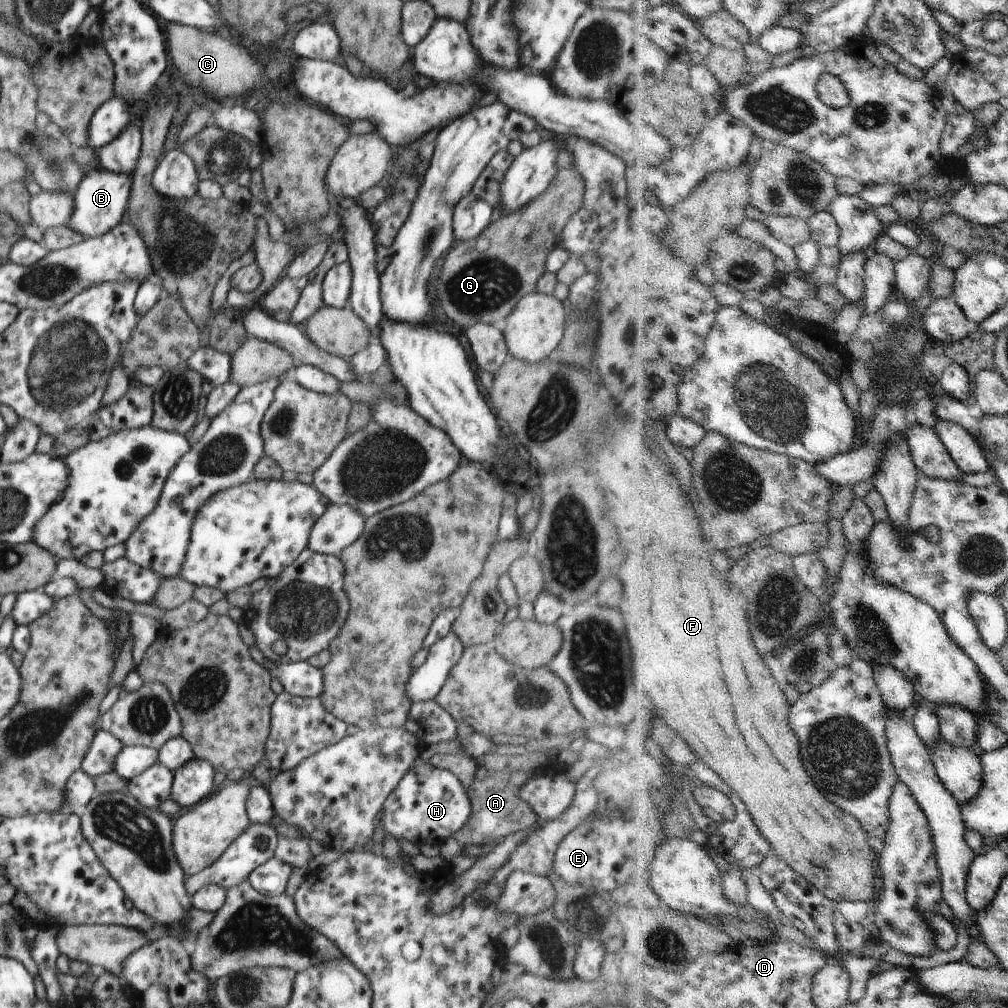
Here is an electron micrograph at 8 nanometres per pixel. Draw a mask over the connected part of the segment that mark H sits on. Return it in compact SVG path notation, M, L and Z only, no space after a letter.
M423 760L406 771L399 785L384 801L383 807L385 833L390 833L397 840L410 840L418 846L424 843L440 845L449 836L457 836L469 821L471 813L469 796L459 778L449 770L432 766Z

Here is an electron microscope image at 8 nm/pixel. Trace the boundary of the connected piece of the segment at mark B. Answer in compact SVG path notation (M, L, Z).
M97 165L89 166L85 171L86 174L73 192L74 210L68 226L89 239L104 234L121 223L124 210L128 208L133 175L110 172Z

